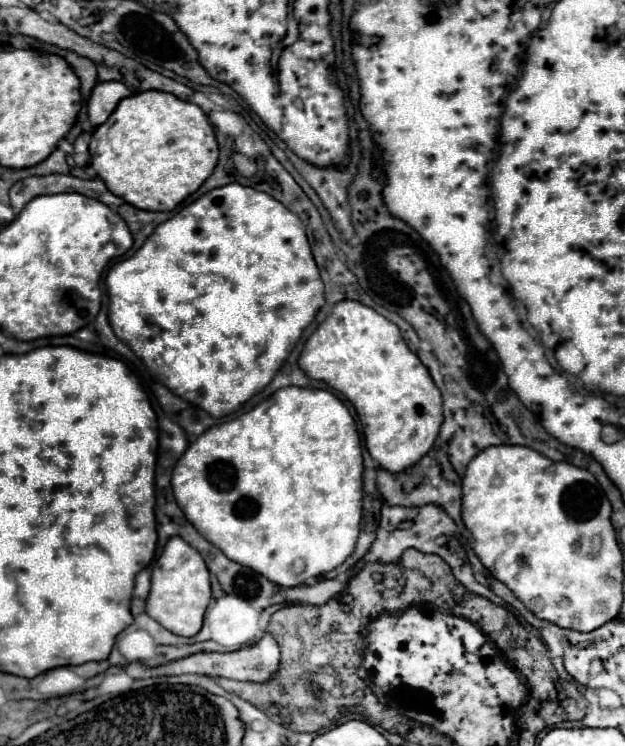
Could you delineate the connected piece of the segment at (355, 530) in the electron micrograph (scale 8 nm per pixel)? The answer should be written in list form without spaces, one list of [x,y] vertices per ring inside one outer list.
[[[285,387],[275,391],[269,399],[259,403],[255,409],[225,421],[221,425],[215,425],[207,429],[195,443],[189,445],[189,449],[183,453],[183,457],[177,461],[177,469],[173,469],[173,493],[183,509],[185,517],[195,525],[195,529],[215,547],[219,547],[231,561],[245,565],[261,575],[265,575],[269,581],[283,585],[283,587],[295,587],[301,585],[307,577],[321,577],[323,573],[335,569],[341,565],[355,549],[357,535],[359,535],[359,521],[361,521],[361,473],[363,473],[363,459],[361,459],[361,445],[359,445],[359,433],[357,425],[349,413],[349,409],[329,391],[323,389],[303,389],[303,387]]]

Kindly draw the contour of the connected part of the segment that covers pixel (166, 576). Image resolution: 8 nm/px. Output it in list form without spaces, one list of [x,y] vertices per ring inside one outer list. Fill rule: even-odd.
[[[173,537],[167,541],[161,557],[153,565],[151,577],[151,593],[147,597],[147,613],[163,625],[167,631],[193,637],[201,631],[203,613],[211,601],[211,575],[199,551],[195,551],[181,537]]]

